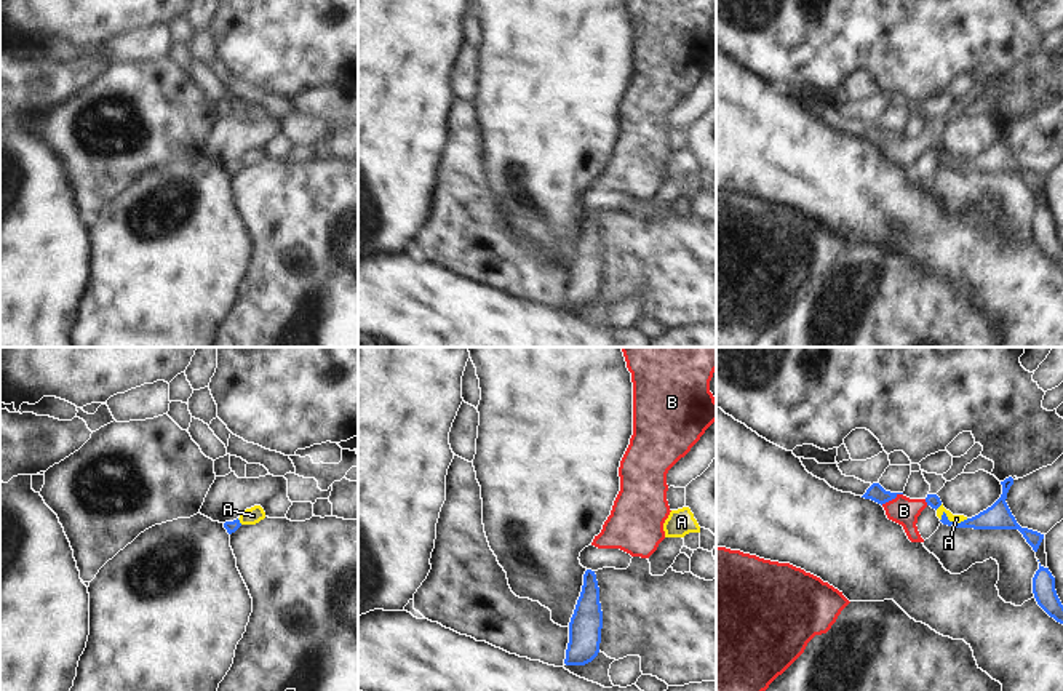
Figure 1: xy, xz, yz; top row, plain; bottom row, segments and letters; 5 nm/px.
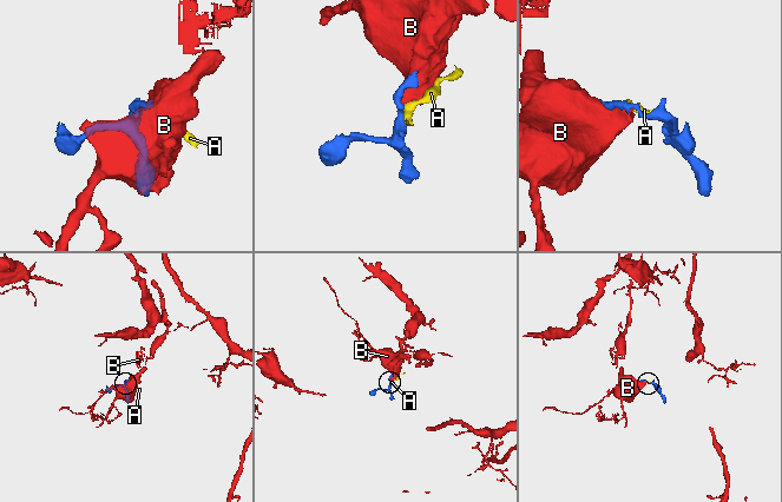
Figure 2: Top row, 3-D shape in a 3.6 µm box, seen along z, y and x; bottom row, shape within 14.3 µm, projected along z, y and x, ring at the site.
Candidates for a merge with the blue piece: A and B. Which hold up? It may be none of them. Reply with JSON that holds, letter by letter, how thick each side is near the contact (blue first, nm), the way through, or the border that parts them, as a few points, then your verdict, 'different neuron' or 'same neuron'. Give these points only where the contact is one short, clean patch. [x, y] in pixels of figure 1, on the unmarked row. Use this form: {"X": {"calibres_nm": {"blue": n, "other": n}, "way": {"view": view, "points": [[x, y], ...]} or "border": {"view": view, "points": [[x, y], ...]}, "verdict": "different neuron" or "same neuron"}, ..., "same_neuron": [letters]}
{"A": {"calibres_nm": {"blue": 130, "other": 50}, "border": {"view": "yz", "points": [[940, 157], [943, 155], [953, 163], [967, 160]]}, "verdict": "different neuron"}, "B": {"calibres_nm": {"blue": 90, "other": 140}, "verdict": "different neuron"}, "same_neuron": []}

